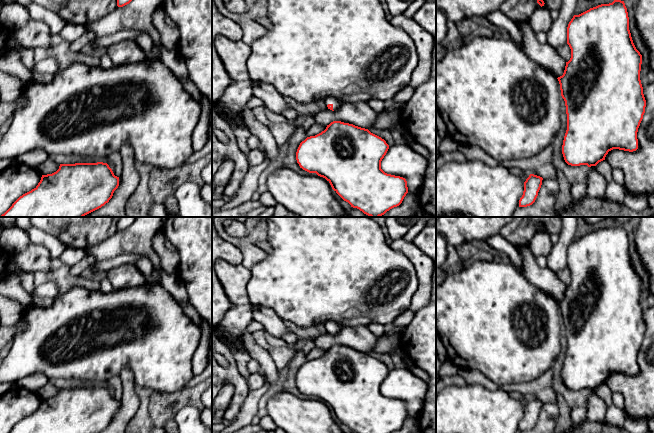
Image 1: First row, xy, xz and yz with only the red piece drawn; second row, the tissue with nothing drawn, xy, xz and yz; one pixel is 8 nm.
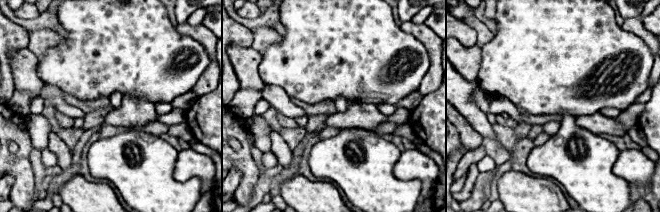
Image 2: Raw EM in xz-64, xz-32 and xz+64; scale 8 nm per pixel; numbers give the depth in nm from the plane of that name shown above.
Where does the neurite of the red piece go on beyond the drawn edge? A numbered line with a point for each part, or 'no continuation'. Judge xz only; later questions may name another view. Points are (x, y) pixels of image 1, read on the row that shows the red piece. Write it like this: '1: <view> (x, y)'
1: xz (329, 100)

